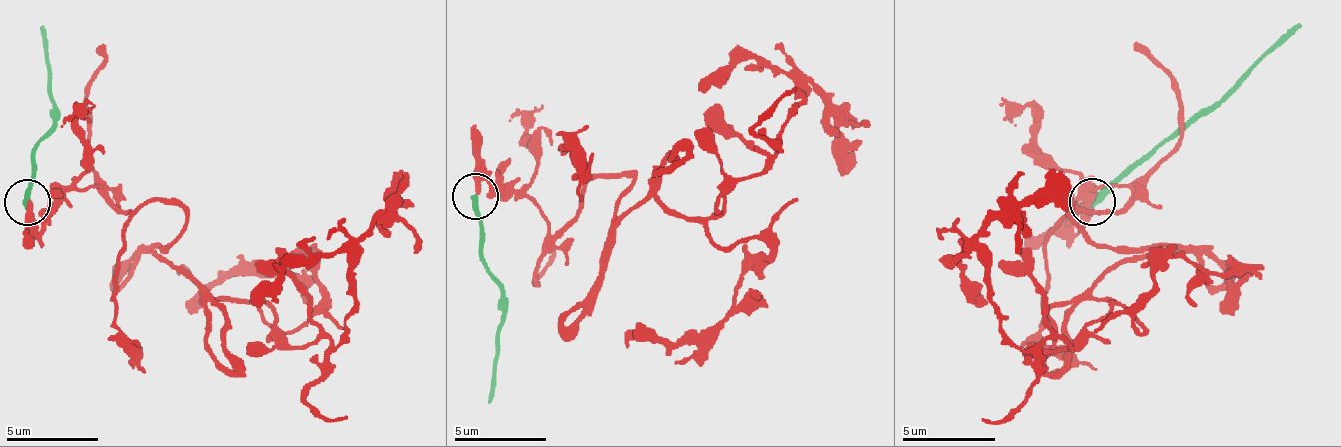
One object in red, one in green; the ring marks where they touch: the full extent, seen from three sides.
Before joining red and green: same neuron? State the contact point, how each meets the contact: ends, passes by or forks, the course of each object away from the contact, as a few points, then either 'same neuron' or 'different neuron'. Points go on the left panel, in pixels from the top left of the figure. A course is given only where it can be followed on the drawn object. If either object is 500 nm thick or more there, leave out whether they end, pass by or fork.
at (27, 202); red ends there; green ends there; red runs (28, 203), (102, 185), (125, 212), (171, 198), (166, 258), (263, 304), (290, 345), (332, 350), (396, 185); green runs (28, 203), (33, 148), (51, 129), (42, 24); different neuron

